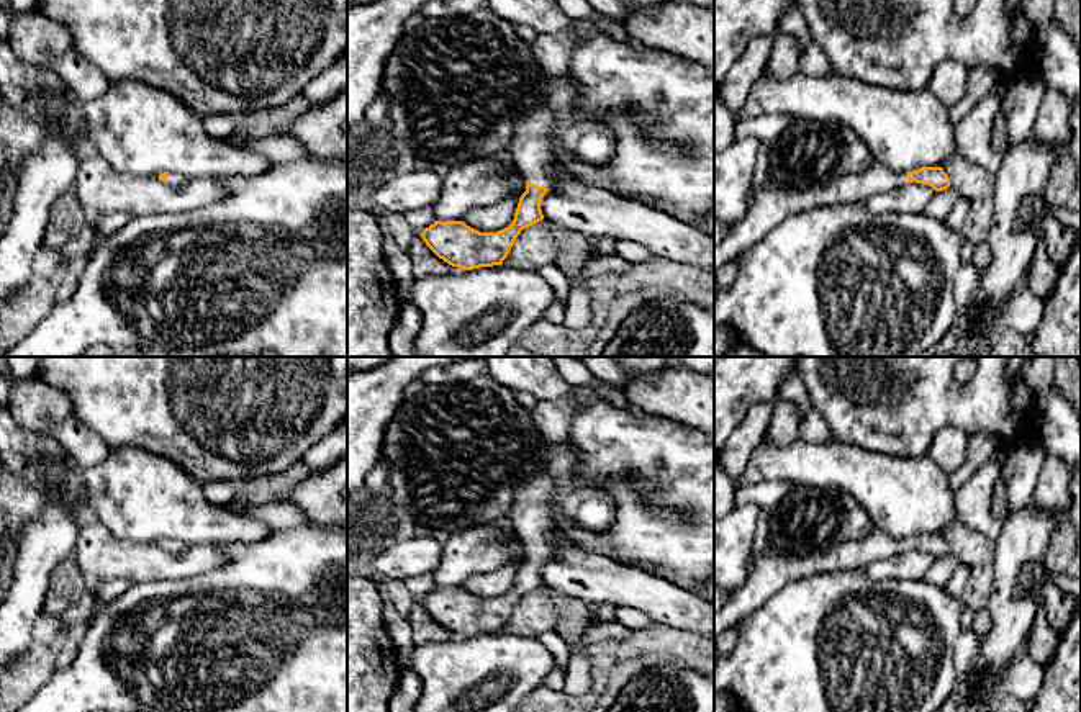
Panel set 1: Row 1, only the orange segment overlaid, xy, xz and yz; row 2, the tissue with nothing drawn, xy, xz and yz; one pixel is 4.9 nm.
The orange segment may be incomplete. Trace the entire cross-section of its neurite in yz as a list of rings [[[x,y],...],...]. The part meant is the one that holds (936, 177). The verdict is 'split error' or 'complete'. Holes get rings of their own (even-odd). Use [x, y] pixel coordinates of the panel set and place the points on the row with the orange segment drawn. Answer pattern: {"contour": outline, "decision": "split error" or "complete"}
{"contour": [[[873,162],[862,173],[842,175],[825,185],[809,188],[788,187],[768,175],[747,216],[729,231],[721,244],[714,246],[714,273],[722,264],[734,260],[762,241],[791,214],[819,206],[865,201],[907,182],[929,185],[935,192],[950,187],[950,178],[942,167],[920,167],[907,173],[898,173],[880,162]]], "decision": "split error"}

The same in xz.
{"contour": [[[545,101],[537,103],[532,111],[516,121],[509,154],[516,170],[527,177],[527,183],[526,192],[519,198],[513,223],[496,232],[480,232],[464,221],[434,221],[421,232],[421,237],[439,259],[464,270],[501,265],[521,231],[544,219],[540,201],[552,187],[552,165],[560,162],[560,155],[554,147],[552,131],[554,123]]], "decision": "split error"}

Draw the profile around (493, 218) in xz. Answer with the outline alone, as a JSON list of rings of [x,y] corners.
[[[513,193],[491,206],[473,208],[462,221],[480,232],[501,231],[513,223],[519,198],[521,195]]]

